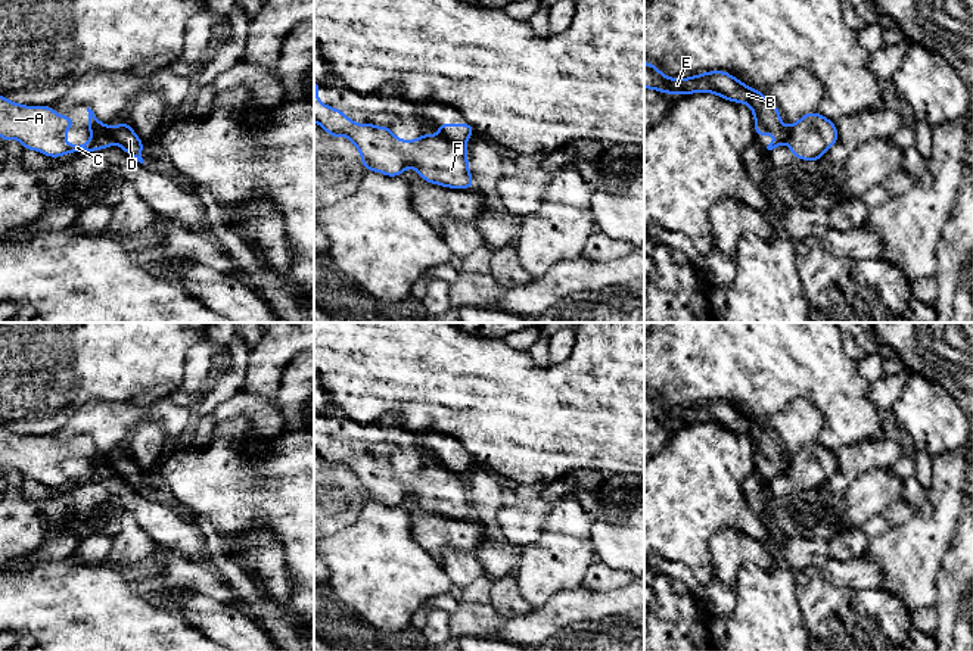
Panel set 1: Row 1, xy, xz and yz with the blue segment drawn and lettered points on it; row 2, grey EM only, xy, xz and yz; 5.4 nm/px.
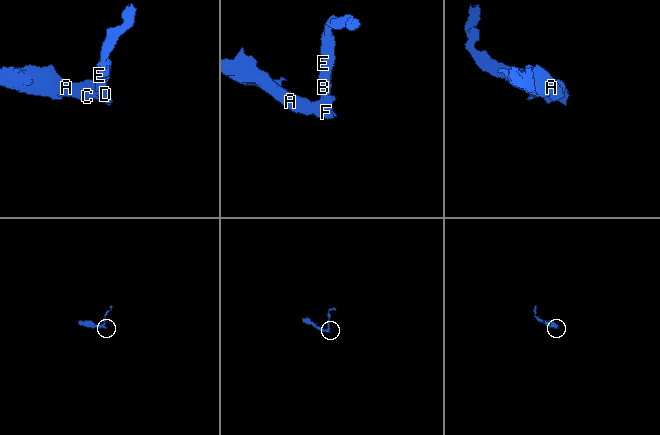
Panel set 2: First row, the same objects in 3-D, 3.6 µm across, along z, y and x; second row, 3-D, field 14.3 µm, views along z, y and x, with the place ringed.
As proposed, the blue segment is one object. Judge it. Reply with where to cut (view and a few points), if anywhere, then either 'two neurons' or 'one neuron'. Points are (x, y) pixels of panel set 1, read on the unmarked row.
cut in xz along (441, 464), (465, 476); two neurons

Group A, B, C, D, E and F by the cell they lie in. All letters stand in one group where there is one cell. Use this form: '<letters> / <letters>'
A C F / B D E

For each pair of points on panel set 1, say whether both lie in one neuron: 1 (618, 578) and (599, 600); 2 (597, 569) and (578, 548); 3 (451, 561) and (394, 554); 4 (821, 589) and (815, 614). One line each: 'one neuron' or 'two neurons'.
1: two neurons
2: two neurons
3: two neurons
4: one neuron

